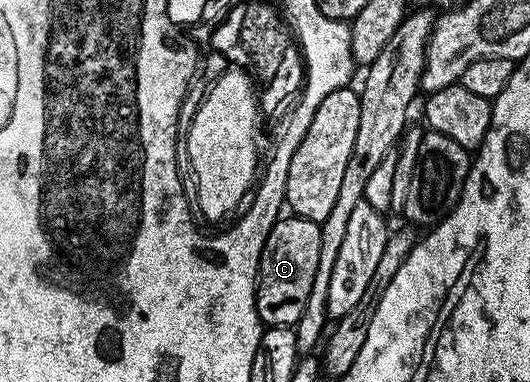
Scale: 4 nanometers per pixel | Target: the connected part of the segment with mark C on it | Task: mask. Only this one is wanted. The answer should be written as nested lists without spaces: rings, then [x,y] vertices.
[[[294,213],[280,217],[273,225],[259,258],[259,278],[255,281],[257,313],[267,327],[294,327],[305,313],[313,277],[317,277],[317,260],[321,257],[321,226]]]

